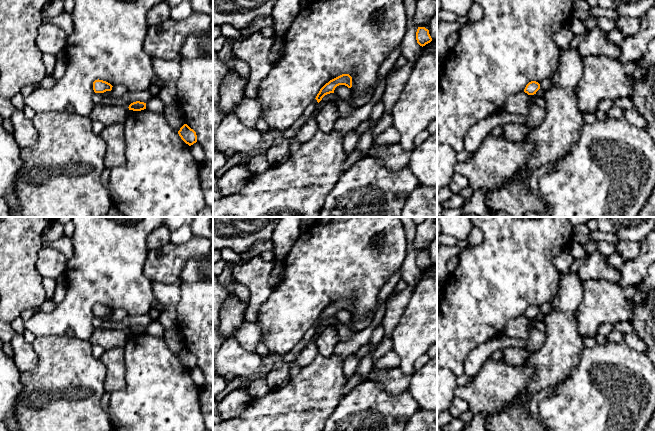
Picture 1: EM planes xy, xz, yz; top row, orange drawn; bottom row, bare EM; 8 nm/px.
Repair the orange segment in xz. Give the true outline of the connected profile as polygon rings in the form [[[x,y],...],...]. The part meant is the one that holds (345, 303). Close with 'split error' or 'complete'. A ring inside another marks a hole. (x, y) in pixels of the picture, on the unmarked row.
[[[342,298],[332,304],[330,304],[328,307],[326,307],[319,315],[319,317],[316,320],[316,324],[319,327],[322,322],[330,317],[334,317],[334,314],[339,309],[345,309],[348,312],[352,311],[352,301],[349,298]]] | complete

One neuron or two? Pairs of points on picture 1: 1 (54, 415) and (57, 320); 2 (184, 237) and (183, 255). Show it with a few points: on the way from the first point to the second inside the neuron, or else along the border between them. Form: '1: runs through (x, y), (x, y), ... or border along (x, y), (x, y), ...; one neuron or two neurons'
1: border along (66, 334), (38, 335), (36, 337); two neurons
2: border along (193, 236), (186, 242), (179, 244), (170, 242); two neurons

